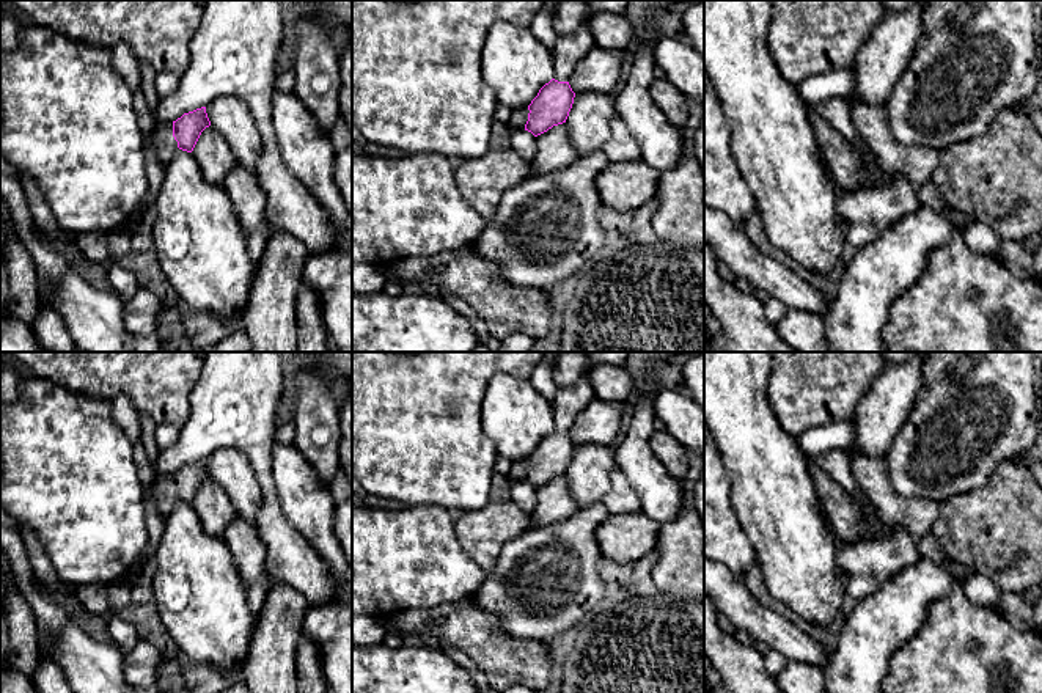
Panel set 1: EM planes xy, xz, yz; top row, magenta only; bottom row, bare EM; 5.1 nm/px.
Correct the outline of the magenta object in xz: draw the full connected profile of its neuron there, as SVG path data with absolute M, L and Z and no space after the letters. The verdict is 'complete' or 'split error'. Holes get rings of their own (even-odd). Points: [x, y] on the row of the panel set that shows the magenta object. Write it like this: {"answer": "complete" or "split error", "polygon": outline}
{"answer": "split error", "polygon": "M589 17L574 35L560 36L552 49L555 77L539 90L528 107L512 110L508 123L511 132L525 129L538 137L553 126L566 123L575 97L569 79L577 63L594 46L588 20Z"}

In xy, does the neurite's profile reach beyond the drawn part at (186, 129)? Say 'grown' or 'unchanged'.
grown

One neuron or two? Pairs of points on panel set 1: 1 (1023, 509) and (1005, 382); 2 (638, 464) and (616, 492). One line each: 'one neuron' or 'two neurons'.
1: two neurons
2: two neurons

